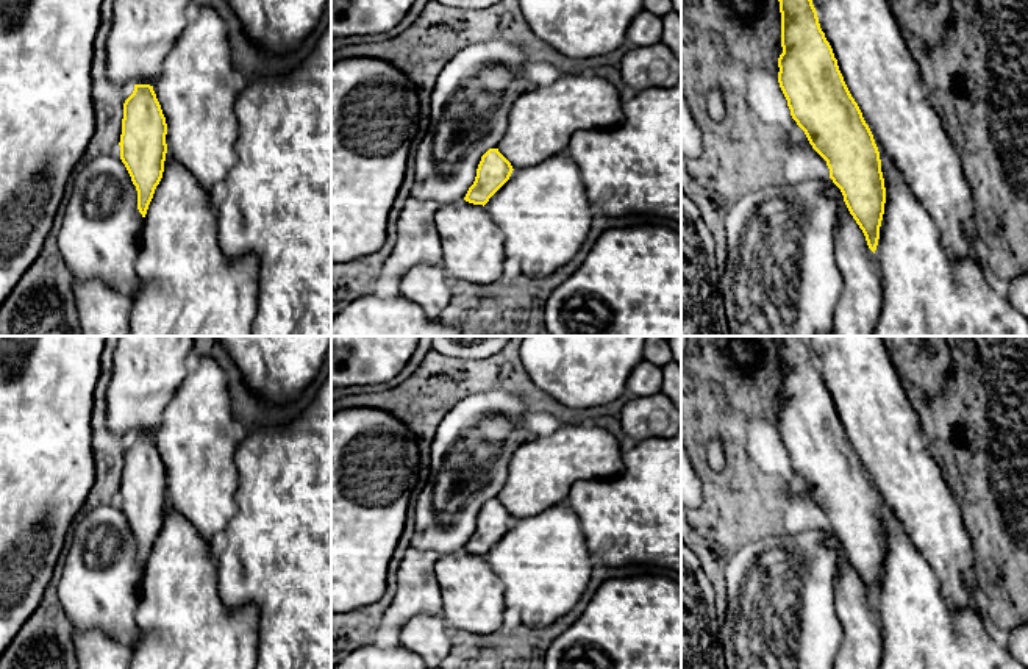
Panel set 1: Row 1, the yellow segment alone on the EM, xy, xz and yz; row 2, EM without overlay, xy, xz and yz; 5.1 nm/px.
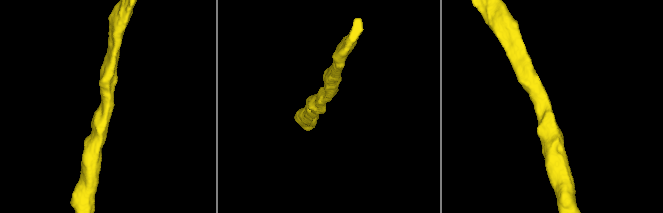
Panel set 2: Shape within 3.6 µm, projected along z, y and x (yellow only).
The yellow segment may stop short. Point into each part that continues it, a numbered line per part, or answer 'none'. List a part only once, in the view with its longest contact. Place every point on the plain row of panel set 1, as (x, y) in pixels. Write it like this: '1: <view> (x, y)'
1: yz (863, 644)

